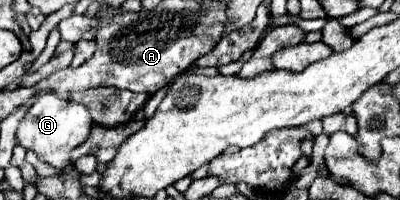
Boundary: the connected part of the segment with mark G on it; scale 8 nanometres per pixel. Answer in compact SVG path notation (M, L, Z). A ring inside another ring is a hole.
M43 94L35 100L35 104L27 110L25 118L19 122L17 128L17 144L25 150L33 150L39 160L47 162L53 168L67 168L71 166L71 150L83 144L93 128L93 118L83 104L77 102L63 102L55 94Z

